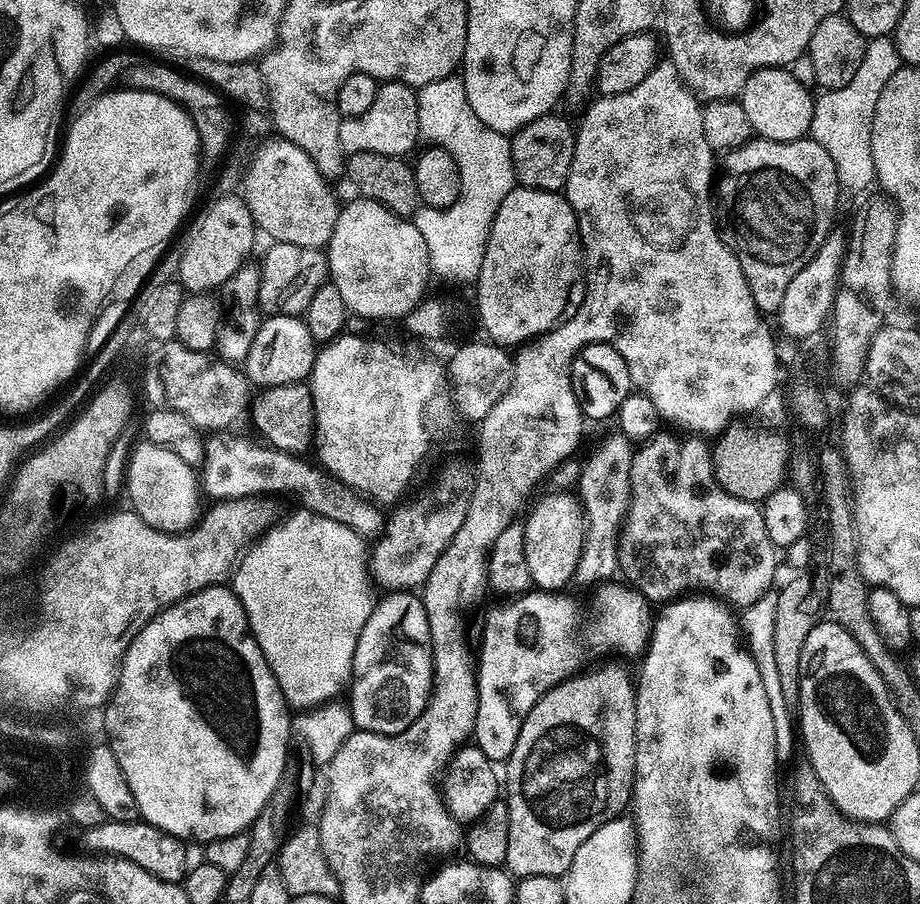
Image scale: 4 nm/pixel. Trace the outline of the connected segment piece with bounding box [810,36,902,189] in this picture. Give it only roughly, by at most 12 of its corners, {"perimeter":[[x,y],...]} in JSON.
{"perimeter":[[871,37],[846,86],[815,97],[810,136],[845,189],[873,187],[878,94],[902,61]]}

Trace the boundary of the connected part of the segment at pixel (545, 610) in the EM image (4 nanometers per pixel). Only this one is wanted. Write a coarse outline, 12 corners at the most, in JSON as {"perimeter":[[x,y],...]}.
{"perimeter":[[637,588],[529,590],[485,618],[474,744],[507,761],[542,694],[654,623]]}

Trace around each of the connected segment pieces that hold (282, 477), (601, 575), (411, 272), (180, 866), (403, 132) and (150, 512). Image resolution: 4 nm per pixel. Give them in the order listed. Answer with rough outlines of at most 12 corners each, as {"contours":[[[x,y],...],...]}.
{"contours":[[[212,434],[202,488],[213,501],[293,492],[359,536],[385,531],[381,505],[315,463]],[[619,430],[578,480],[585,529],[575,579],[611,579],[634,446]],[[337,211],[330,283],[353,317],[403,321],[431,264],[411,219]],[[143,819],[87,829],[85,849],[121,856],[171,884],[189,845]],[[384,82],[341,119],[340,152],[407,157],[420,140],[417,89]],[[141,442],[128,464],[131,507],[163,532],[201,515],[193,465]]]}

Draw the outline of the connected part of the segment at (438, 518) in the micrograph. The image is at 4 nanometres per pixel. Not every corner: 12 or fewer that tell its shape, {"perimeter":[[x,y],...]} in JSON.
{"perimeter":[[461,508],[390,516],[370,552],[370,575],[388,592],[419,589]]}

